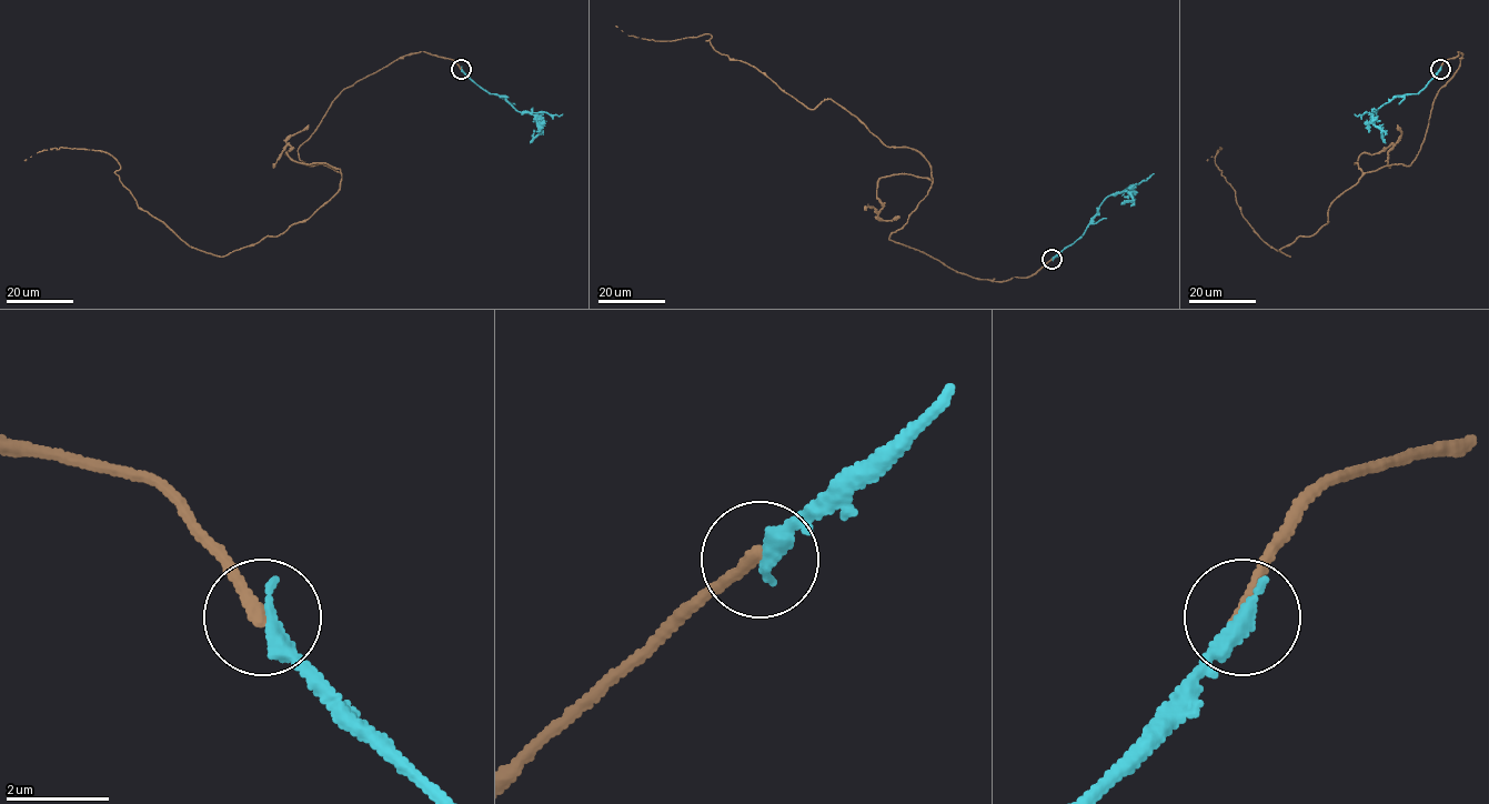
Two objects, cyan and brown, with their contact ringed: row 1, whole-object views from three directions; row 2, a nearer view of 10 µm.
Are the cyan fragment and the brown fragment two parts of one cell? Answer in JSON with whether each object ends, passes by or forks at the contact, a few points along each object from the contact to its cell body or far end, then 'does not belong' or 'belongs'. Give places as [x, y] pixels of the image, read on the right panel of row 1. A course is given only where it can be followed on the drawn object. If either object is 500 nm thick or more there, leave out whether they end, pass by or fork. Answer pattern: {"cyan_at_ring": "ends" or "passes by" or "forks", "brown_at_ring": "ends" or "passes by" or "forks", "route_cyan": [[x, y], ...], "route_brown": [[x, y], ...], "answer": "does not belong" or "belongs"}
{"cyan_at_ring": "ends", "brown_at_ring": "ends", "route_cyan": [[1439, 69], [1416, 93], [1397, 96], [1372, 114], [1386, 143]], "route_brown": [[1439, 69], [1462, 54], [1414, 161], [1362, 174], [1289, 257], [1240, 211], [1221, 148], [1207, 160]], "answer": "belongs"}

